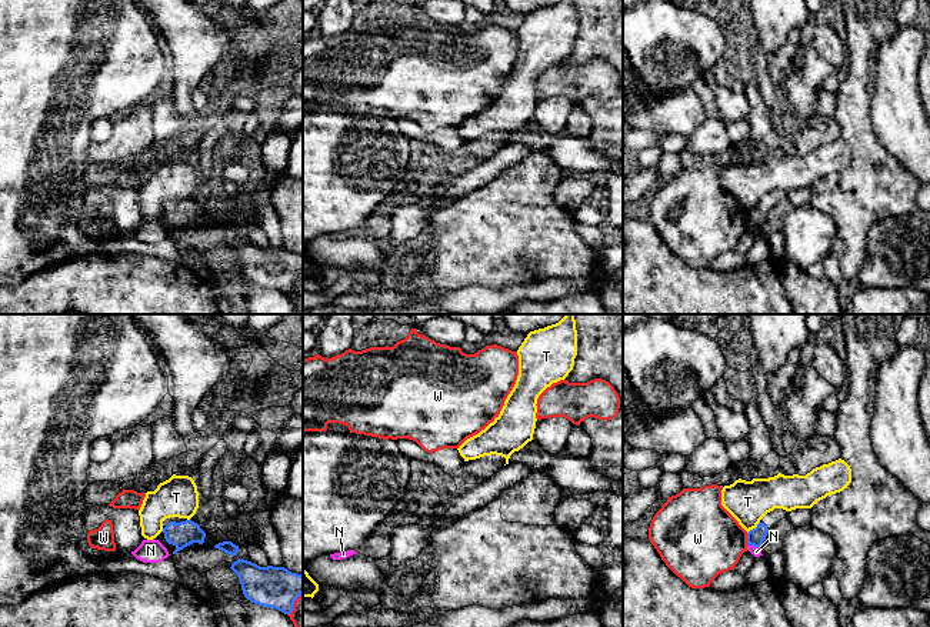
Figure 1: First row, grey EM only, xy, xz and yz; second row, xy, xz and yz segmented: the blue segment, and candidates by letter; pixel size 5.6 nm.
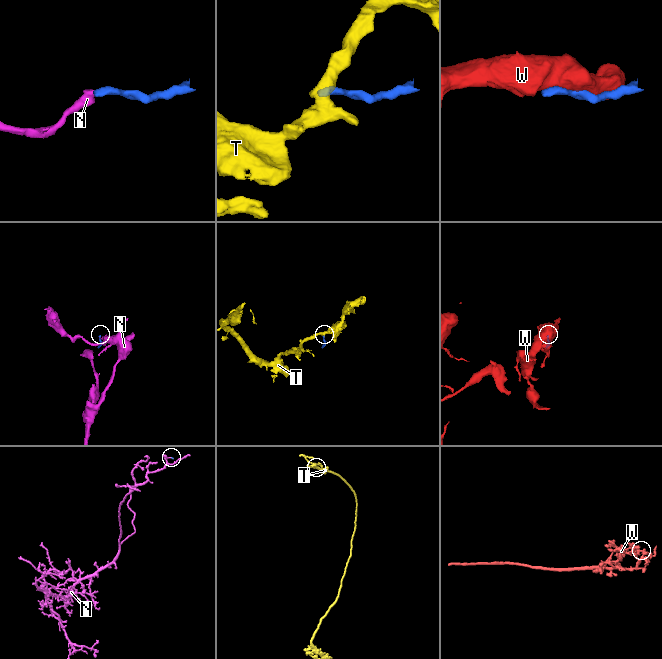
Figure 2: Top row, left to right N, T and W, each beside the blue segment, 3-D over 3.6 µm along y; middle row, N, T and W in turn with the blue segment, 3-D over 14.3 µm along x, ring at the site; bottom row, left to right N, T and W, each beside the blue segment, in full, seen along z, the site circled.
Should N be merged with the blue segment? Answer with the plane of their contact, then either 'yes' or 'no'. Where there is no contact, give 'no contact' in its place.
yz | no

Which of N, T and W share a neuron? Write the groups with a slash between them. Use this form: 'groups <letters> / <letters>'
groups N / T / W

